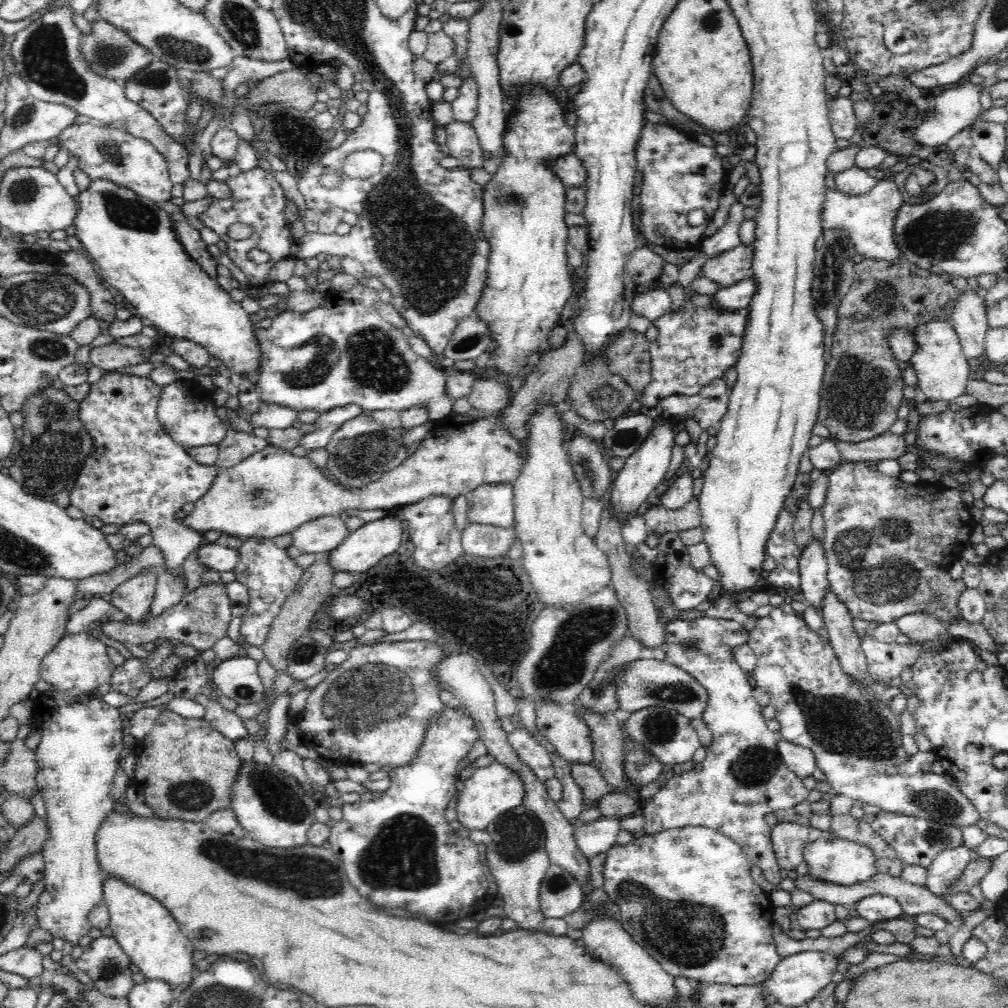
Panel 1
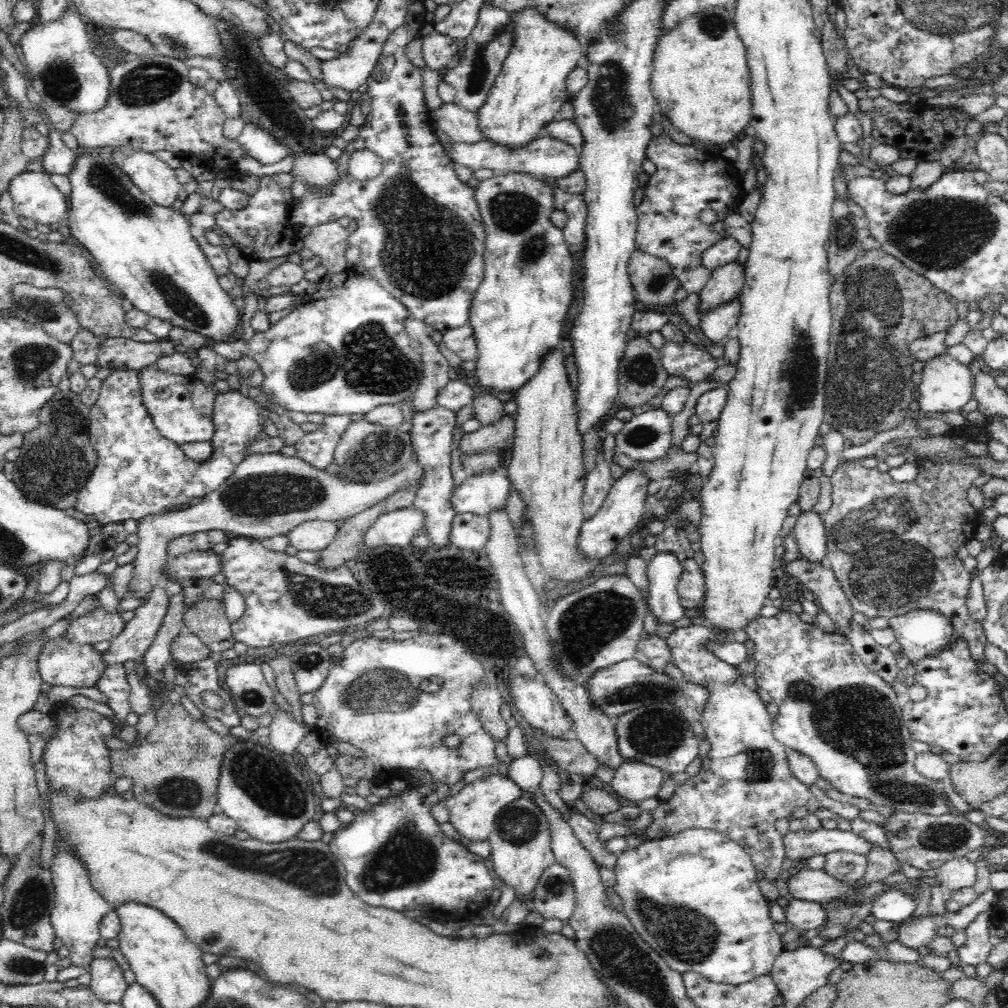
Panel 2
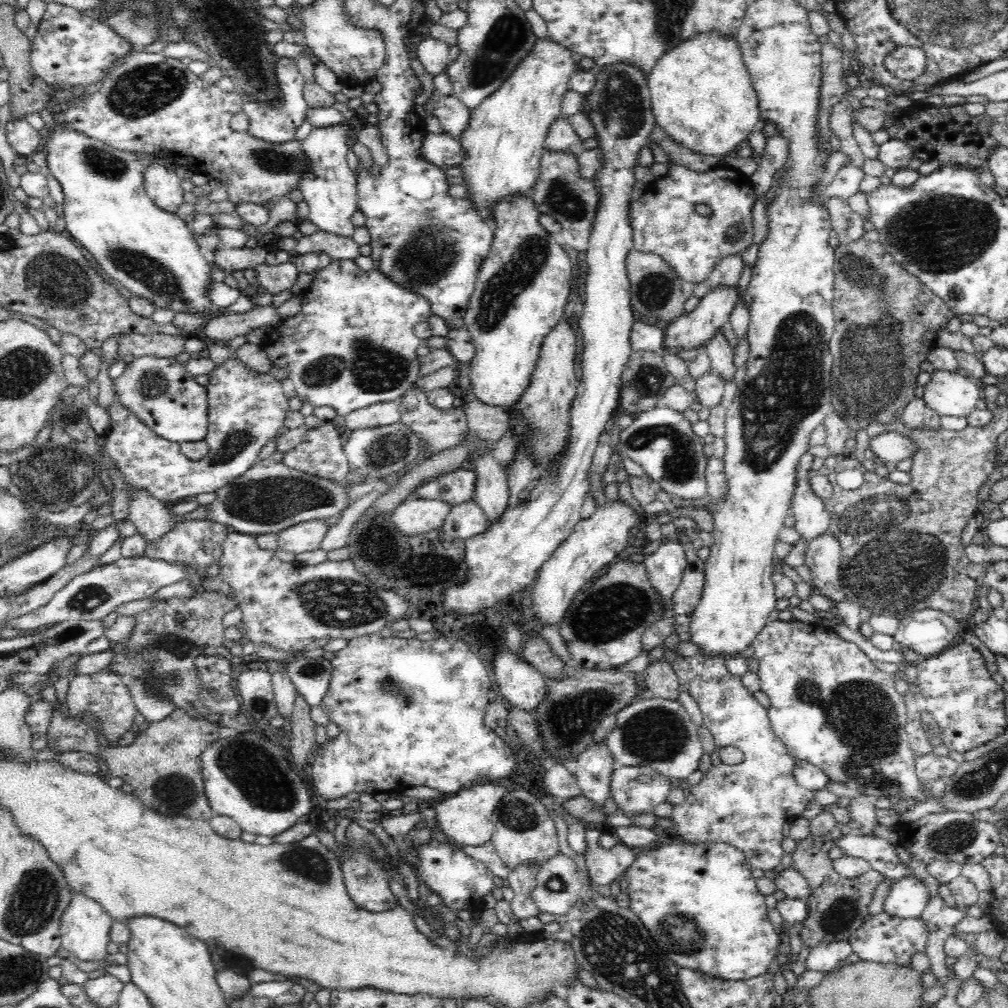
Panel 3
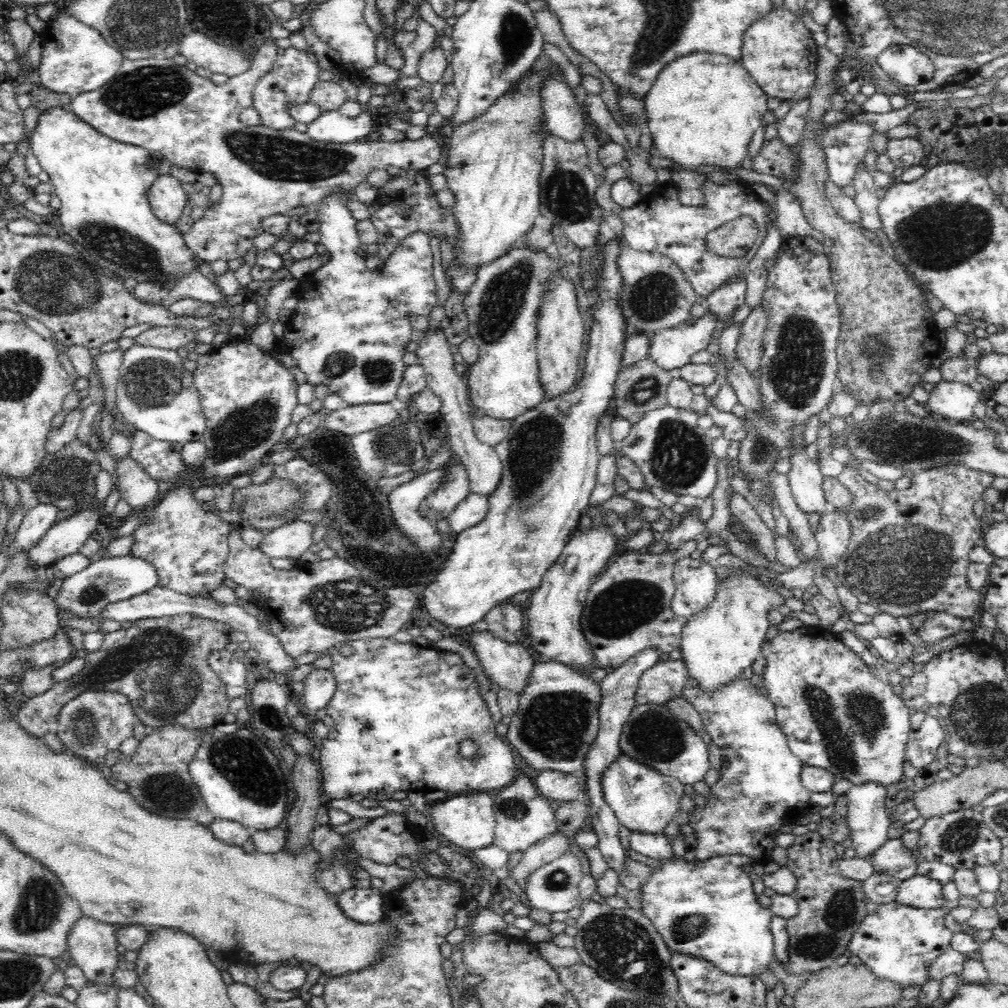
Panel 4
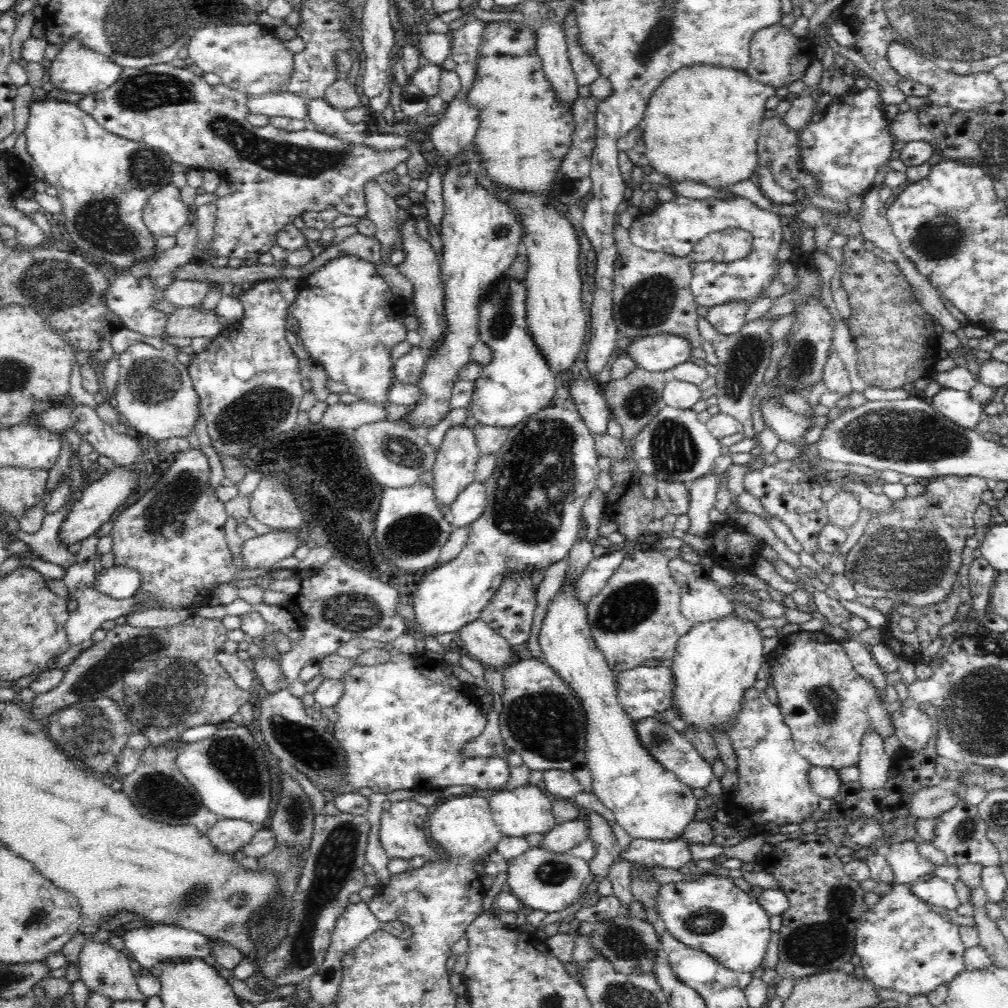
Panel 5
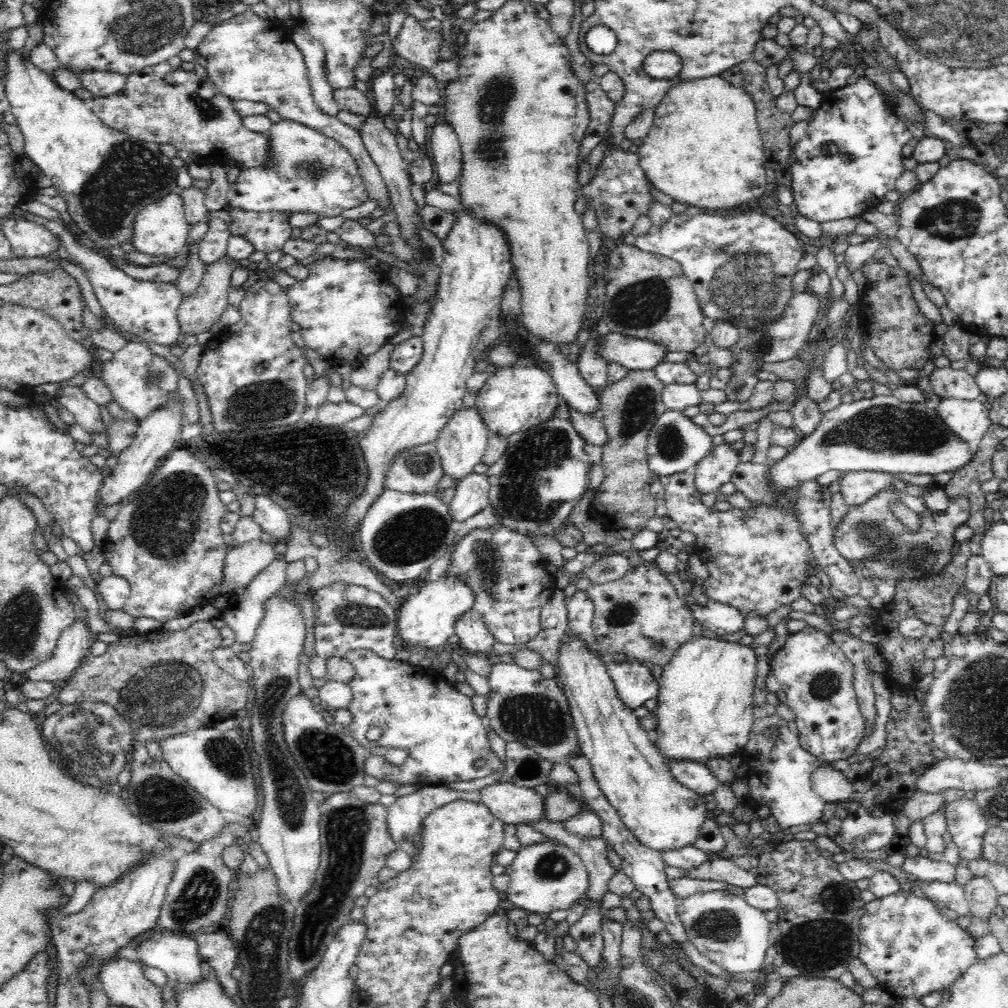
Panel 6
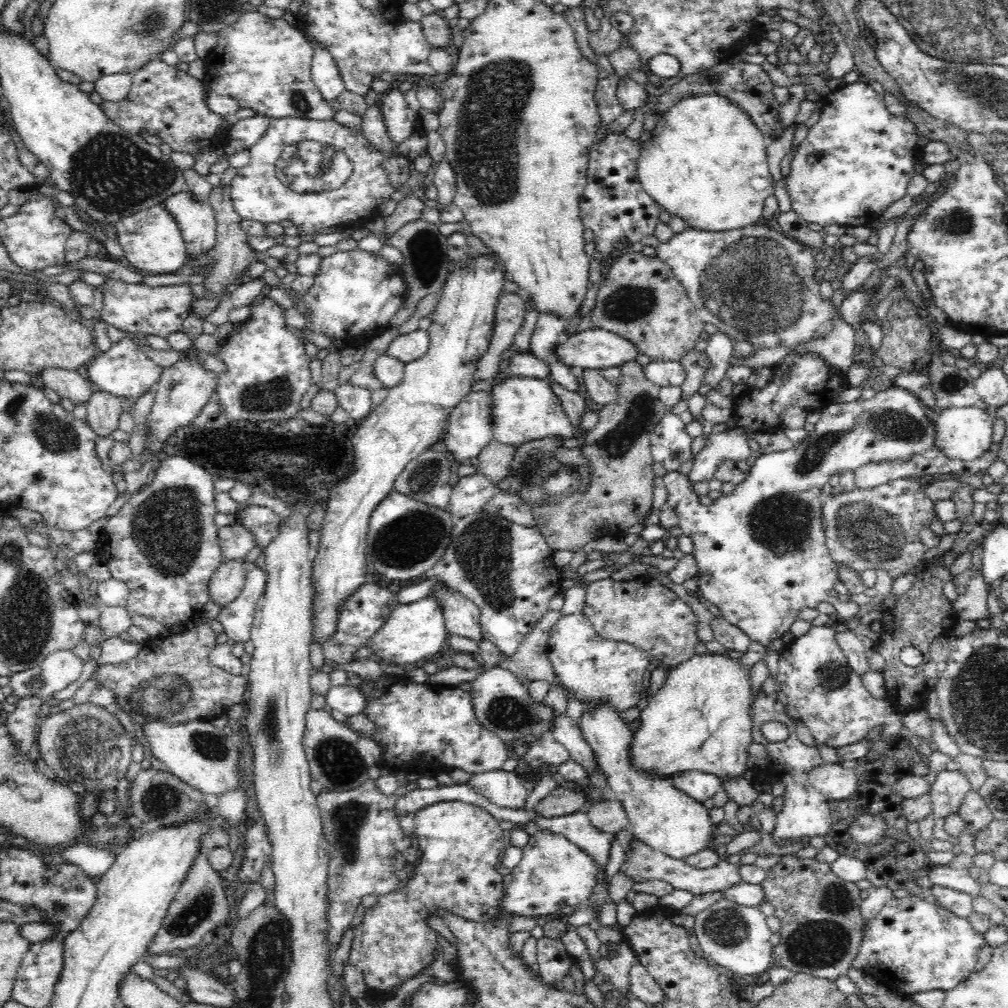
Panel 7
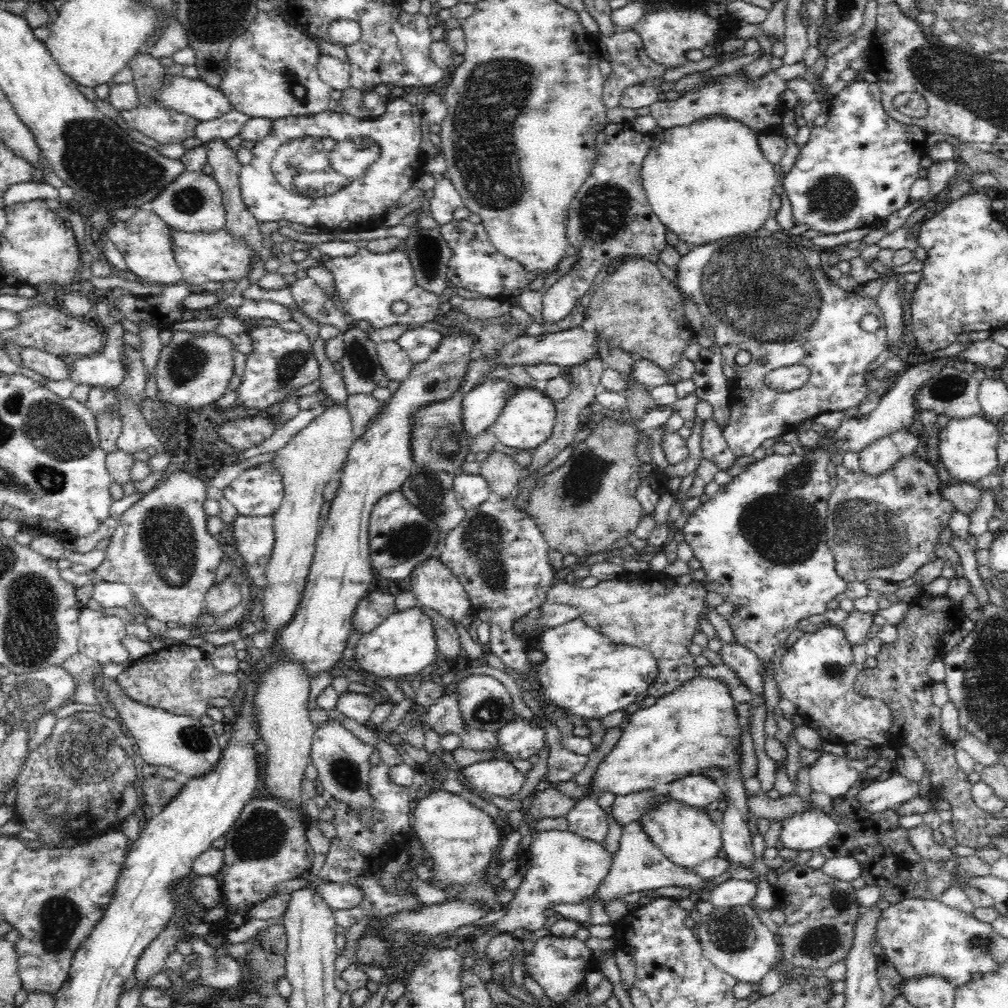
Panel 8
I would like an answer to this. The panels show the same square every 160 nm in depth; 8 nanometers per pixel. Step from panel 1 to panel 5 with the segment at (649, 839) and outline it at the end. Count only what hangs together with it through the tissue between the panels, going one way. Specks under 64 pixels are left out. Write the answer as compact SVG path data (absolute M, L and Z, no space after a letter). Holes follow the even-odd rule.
M707 872L698 879L664 883L656 898L664 929L688 948L706 952L735 972L753 973L762 967L772 929L770 916L757 900L736 887L729 878Z

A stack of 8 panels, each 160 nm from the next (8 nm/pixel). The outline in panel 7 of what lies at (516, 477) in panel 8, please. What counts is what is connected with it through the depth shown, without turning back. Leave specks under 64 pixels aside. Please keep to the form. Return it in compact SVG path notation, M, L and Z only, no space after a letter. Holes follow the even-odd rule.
M492 441L488 443L477 456L477 472L483 474L498 486L502 483L502 478L510 474L510 462L514 458L516 446Z

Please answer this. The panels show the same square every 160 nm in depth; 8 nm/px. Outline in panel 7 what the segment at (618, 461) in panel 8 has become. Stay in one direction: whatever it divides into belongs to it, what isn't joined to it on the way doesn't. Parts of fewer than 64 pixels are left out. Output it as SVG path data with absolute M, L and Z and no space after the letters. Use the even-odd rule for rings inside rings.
M626 362L620 370L621 380L617 385L615 402L596 408L598 424L584 436L579 448L588 458L588 490L561 497L554 506L534 504L530 508L537 520L537 528L553 550L575 553L591 540L603 536L622 538L630 526L645 522L652 509L656 474L652 471L651 434L669 409L659 398L660 387L646 379L642 364Z

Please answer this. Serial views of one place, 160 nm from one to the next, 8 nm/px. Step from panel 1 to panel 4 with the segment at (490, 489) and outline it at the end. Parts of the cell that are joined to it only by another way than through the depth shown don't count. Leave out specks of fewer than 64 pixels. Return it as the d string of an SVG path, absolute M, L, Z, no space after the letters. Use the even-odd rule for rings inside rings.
M442 467L430 470L426 473L414 477L409 482L404 482L400 486L396 486L393 492L390 492L390 510L396 528L402 532L412 544L416 545L421 552L434 552L442 546L442 538L439 535L437 528L429 518L422 516L419 511L422 500L430 497L430 494L436 492L447 479L447 472Z

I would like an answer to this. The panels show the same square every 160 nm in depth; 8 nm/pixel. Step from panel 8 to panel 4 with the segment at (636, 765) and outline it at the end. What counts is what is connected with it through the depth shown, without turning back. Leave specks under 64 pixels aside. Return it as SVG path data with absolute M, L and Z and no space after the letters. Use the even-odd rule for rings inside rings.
M732 570L728 582L715 587L715 596L708 606L693 616L681 636L681 653L686 663L687 676L691 676L702 690L715 690L726 686L731 679L740 678L761 655L768 627L768 610L784 604L786 598L774 588L762 586L748 572Z

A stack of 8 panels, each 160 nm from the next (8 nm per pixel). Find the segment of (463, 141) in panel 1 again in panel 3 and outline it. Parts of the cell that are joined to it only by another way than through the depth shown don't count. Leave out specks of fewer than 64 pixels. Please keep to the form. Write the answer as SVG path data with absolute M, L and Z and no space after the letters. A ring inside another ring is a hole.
M454 95L441 97L432 107L430 114L435 115L443 127L443 132L459 138L463 128L466 128L470 120L471 109L469 109L459 98Z

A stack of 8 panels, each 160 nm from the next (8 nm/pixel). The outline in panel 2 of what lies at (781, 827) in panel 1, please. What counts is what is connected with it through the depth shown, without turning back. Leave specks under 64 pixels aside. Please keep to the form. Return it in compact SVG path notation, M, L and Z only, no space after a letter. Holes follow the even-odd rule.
M838 829L790 831L783 838L786 857L793 861L793 864L813 856L829 854L831 851L856 851L860 855L868 856L877 846L854 832Z

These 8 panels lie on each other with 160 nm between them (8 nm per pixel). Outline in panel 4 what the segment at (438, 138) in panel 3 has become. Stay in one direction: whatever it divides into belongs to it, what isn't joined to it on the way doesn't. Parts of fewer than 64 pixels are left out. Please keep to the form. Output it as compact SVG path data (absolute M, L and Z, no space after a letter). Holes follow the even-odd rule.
M270 36L265 41L264 44L257 50L256 58L253 59L252 66L250 70L243 72L242 74L234 75L229 78L228 82L218 85L211 81L211 79L204 78L194 73L193 70L190 70L186 65L178 65L174 63L171 58L165 56L154 56L154 58L142 58L142 59L123 59L121 65L119 66L118 72L110 79L106 84L98 87L96 90L90 92L84 92L78 94L78 96L71 98L71 101L68 104L69 110L72 113L76 114L79 119L86 122L86 124L94 127L98 130L99 133L104 133L107 137L114 139L115 141L131 144L134 146L142 147L143 149L150 150L152 152L161 153L172 165L179 166L180 168L186 168L195 173L200 172L211 172L218 184L221 184L223 188L223 195L220 198L219 202L214 203L208 209L206 209L200 220L196 221L191 229L182 234L183 239L185 240L185 245L192 250L194 254L202 261L203 267L205 267L209 262L214 262L214 260L236 260L236 258L242 258L248 250L254 247L254 238L258 234L262 234L264 231L262 228L262 218L266 216L272 216L272 214L284 214L290 216L290 210L296 208L297 206L307 206L310 208L315 208L336 188L341 188L343 190L343 202L347 206L347 209L351 212L351 215L358 221L364 220L366 218L370 219L370 211L368 210L368 205L362 203L358 197L356 197L356 186L360 184L363 180L367 180L367 174L370 174L372 170L380 170L380 168L386 170L388 166L398 166L400 169L405 168L406 170L425 170L428 166L432 164L443 163L446 158L446 153L442 148L445 146L438 145L435 139L433 139L430 134L422 137L418 140L410 140L404 138L396 142L384 142L384 141L366 141L366 142L351 142L351 143L331 143L331 142L322 142L316 141L310 138L310 135L306 132L300 132L296 129L284 129L284 130L274 130L264 125L256 126L246 126L242 121L240 121L240 112L246 108L251 107L252 103L252 92L254 92L254 86L258 82L258 78L262 74L266 74L270 70L270 66L274 64L275 55L280 51L278 45L275 43L275 38Z

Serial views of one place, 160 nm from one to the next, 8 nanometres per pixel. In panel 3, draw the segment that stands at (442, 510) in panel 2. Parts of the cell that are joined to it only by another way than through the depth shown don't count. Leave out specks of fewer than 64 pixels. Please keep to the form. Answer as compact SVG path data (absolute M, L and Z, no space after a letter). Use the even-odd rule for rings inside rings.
M416 383L414 388L406 390L406 394L399 401L401 422L406 424L419 441L427 444L427 449L434 454L457 446L464 434L469 433L466 412L462 407L452 406L446 411L440 411L428 403L427 393Z

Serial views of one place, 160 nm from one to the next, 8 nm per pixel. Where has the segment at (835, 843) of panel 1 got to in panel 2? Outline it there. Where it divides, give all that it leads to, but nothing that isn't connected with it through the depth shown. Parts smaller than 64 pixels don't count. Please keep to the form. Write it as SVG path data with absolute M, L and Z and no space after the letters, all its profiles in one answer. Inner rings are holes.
M831 851L826 856L823 870L834 879L846 884L856 883L864 878L867 870L867 856L856 851Z

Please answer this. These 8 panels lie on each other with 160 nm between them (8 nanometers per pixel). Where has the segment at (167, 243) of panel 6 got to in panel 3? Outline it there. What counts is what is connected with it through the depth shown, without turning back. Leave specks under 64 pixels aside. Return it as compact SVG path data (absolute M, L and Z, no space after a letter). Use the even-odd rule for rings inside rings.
M146 164L142 176L146 194L154 204L166 212L176 213L184 202L184 191L180 187L181 178L176 174L174 165Z

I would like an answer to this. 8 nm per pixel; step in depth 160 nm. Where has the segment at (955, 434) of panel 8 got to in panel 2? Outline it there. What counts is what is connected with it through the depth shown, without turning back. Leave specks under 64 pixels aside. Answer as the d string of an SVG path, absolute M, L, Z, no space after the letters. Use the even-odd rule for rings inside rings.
M947 351L926 362L922 373L922 383L919 385L919 391L916 394L915 406L918 410L924 413L961 413L962 408L973 399L974 377L970 369L968 369L968 366L953 360Z

